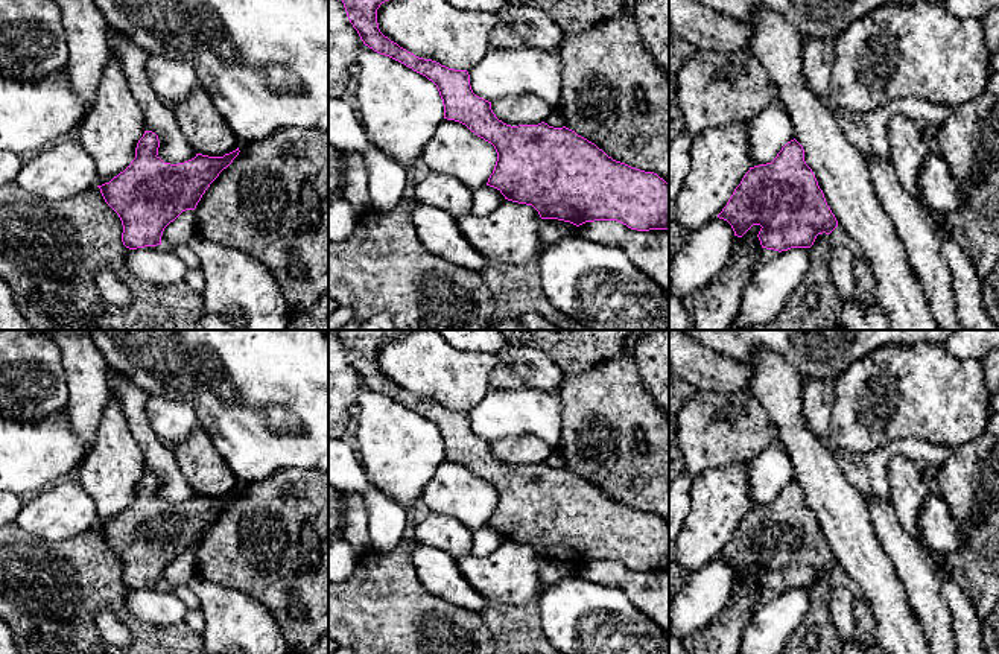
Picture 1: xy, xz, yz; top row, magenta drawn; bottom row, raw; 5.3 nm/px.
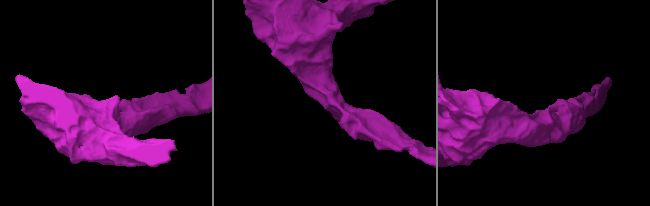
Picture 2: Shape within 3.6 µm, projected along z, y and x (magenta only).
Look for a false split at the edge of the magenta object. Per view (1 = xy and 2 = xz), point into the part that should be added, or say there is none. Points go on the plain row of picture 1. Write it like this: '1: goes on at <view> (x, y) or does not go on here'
1: does not go on here
2: does not go on here

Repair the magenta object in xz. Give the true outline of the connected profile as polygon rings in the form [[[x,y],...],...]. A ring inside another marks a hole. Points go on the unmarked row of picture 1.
[[[338,330],[347,357],[363,385],[432,421],[442,440],[444,459],[465,465],[494,487],[497,502],[487,526],[497,529],[508,541],[532,546],[541,560],[558,560],[576,567],[595,561],[617,561],[637,572],[669,572],[669,525],[657,514],[613,500],[566,467],[553,468],[544,462],[519,467],[503,464],[493,453],[491,443],[473,433],[467,411],[418,398],[385,377],[379,370],[377,350],[382,344],[414,332],[417,330]]]

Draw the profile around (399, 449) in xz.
[[[362,386],[357,403],[360,412],[354,421],[354,447],[365,478],[371,487],[403,506],[412,506],[444,461],[444,446],[436,426],[404,405]]]

